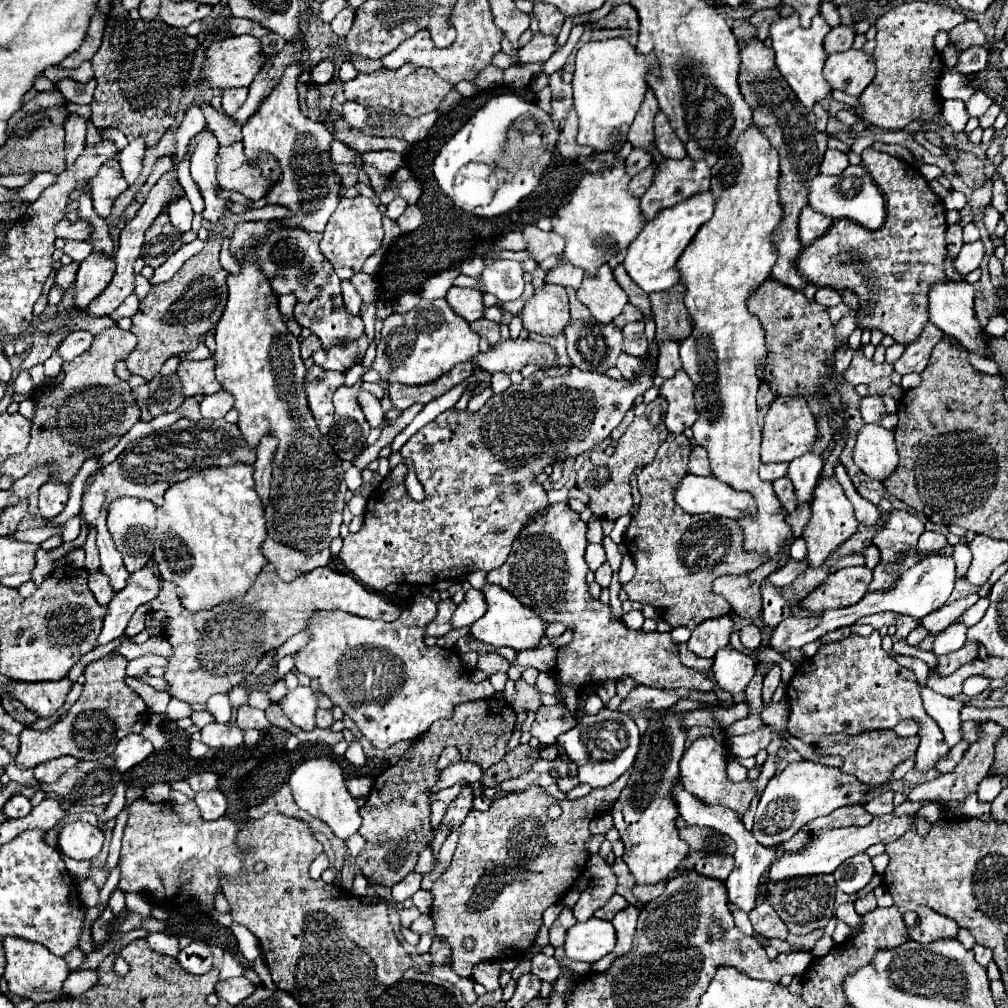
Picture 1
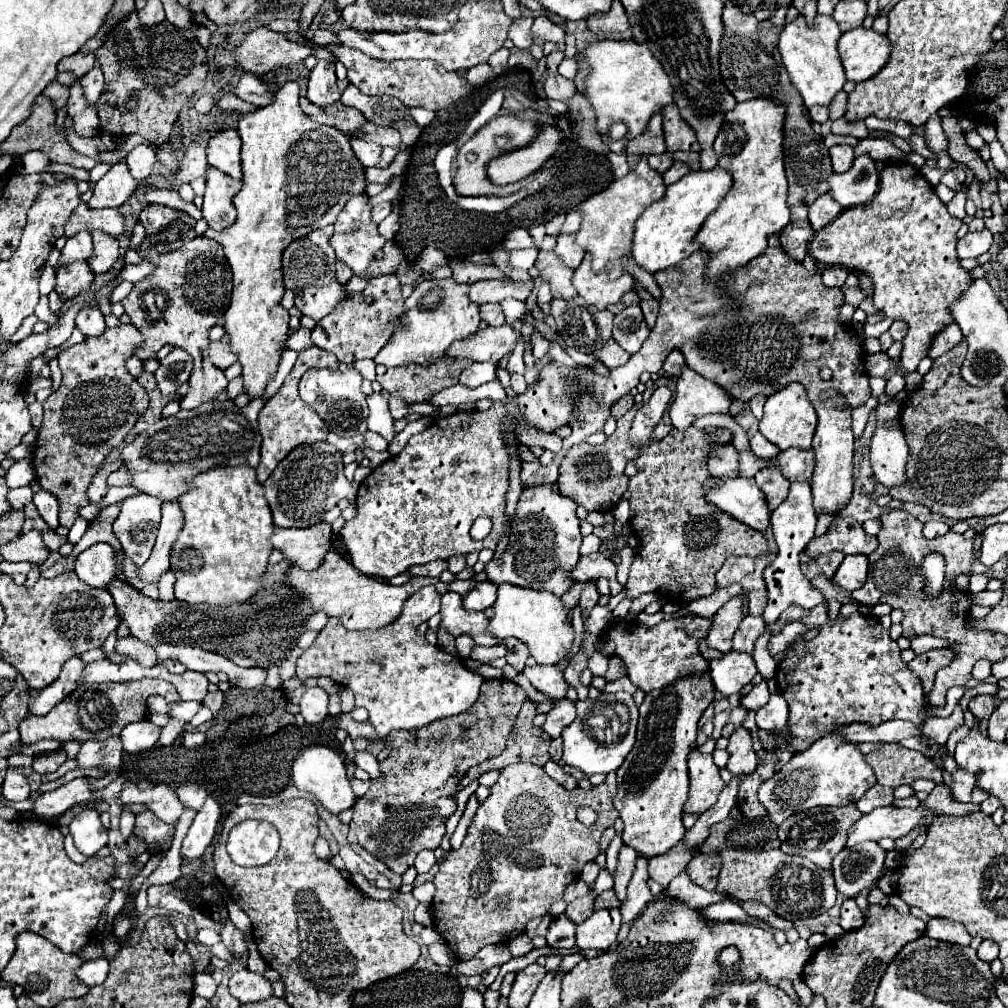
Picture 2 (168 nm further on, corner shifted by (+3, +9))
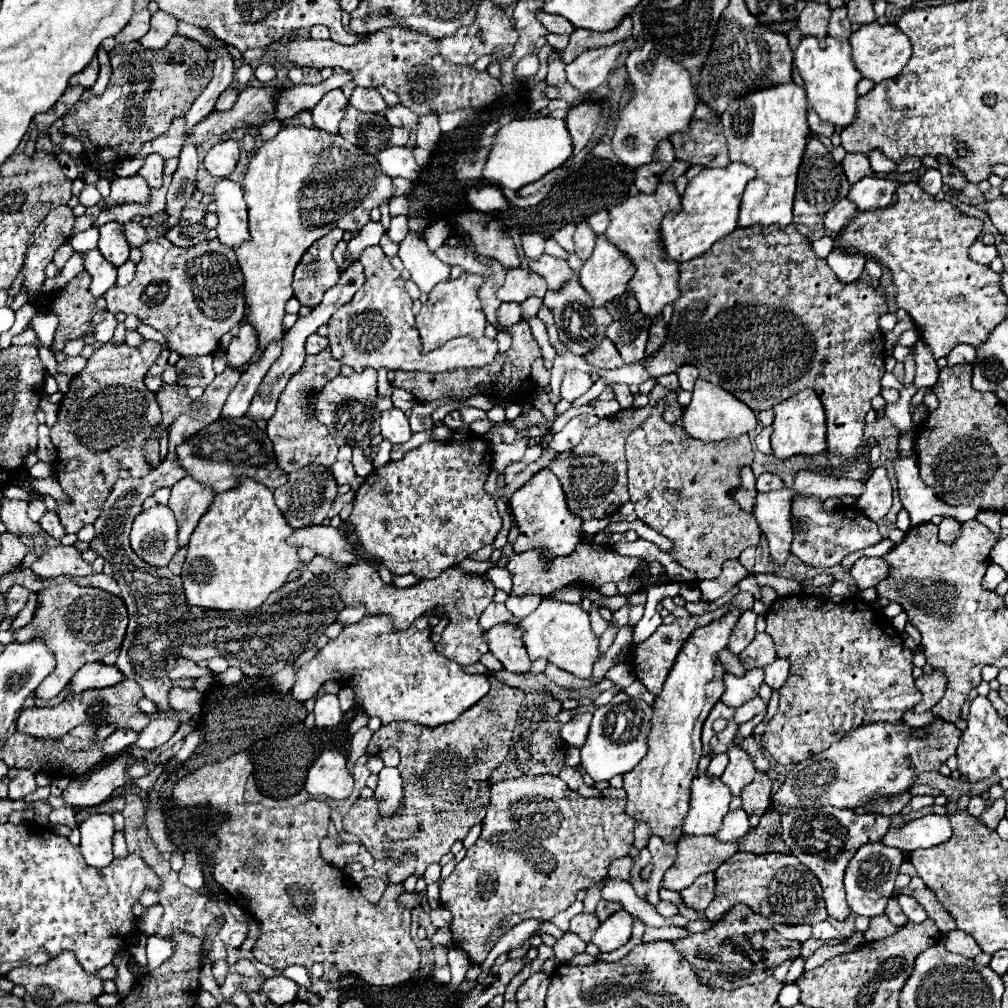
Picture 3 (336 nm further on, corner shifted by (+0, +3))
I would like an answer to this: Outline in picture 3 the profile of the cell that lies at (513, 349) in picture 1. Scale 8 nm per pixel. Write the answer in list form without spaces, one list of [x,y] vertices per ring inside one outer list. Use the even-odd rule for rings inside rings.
[[[370,247],[360,257],[364,271],[366,271],[366,283],[356,291],[352,301],[344,307],[340,307],[330,323],[328,323],[328,339],[332,355],[342,363],[352,367],[354,371],[364,371],[368,367],[372,369],[392,369],[392,371],[428,371],[428,373],[444,373],[454,371],[460,367],[482,367],[488,365],[496,353],[496,341],[488,337],[460,337],[452,339],[440,349],[424,353],[420,345],[420,335],[414,325],[412,315],[412,299],[406,293],[404,281],[400,279],[400,273],[392,267],[390,257],[384,255],[382,247]]]

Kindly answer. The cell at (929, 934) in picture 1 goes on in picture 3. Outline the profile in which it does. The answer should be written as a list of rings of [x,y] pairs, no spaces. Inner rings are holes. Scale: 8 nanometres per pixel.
[[[956,929],[956,931],[950,931],[948,937],[944,939],[944,945],[948,951],[952,953],[958,953],[958,955],[964,955],[968,959],[974,959],[978,953],[982,953],[980,945],[976,943],[974,937],[970,937],[968,933]]]

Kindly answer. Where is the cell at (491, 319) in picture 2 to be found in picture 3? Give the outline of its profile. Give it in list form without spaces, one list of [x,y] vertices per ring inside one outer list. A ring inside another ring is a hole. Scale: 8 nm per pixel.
[[[502,303],[500,309],[498,309],[498,321],[500,325],[504,327],[510,327],[510,325],[516,325],[518,321],[522,319],[522,309],[518,303]]]

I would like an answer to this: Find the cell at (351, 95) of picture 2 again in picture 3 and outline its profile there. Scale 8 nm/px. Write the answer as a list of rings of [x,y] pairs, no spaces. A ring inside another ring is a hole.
[[[356,87],[350,103],[358,109],[358,111],[366,111],[366,113],[386,113],[386,101],[382,99],[382,95],[378,93],[378,89],[368,89],[368,87]]]

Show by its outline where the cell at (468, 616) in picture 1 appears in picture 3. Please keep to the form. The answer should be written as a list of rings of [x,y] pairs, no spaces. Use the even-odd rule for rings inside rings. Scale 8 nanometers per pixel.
[[[492,601],[492,603],[484,609],[484,613],[482,613],[482,617],[480,617],[480,627],[482,627],[482,629],[490,629],[492,625],[504,625],[504,623],[508,623],[510,619],[512,619],[512,613],[510,613],[510,611],[506,613],[506,605]]]

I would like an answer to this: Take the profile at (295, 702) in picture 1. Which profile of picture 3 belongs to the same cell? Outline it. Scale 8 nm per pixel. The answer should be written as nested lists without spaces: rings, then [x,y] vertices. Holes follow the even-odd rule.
[[[320,695],[314,705],[318,727],[336,727],[342,721],[342,709],[336,695]]]

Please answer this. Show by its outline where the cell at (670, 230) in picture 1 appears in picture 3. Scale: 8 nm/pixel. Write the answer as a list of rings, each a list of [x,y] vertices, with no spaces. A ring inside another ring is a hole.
[[[730,163],[722,169],[702,169],[682,195],[682,211],[670,213],[662,221],[662,243],[670,259],[684,263],[706,253],[718,239],[730,235],[738,227],[742,193],[748,181],[756,179],[756,169],[744,163]]]

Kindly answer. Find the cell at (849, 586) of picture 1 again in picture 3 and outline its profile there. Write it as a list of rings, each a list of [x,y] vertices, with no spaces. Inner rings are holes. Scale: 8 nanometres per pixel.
[[[860,557],[852,565],[852,577],[860,591],[876,587],[884,577],[888,577],[888,573],[890,573],[888,563],[882,557]]]

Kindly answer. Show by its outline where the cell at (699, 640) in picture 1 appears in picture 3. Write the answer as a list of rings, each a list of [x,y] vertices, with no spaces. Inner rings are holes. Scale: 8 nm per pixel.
[[[744,611],[730,635],[730,643],[728,649],[738,655],[740,651],[744,651],[744,647],[752,641],[752,637],[756,635],[756,613],[754,611]]]

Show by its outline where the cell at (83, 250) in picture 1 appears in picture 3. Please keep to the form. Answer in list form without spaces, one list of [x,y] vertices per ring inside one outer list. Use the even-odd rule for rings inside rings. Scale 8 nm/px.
[[[98,249],[84,253],[86,261],[86,271],[92,275],[90,283],[90,293],[94,297],[102,297],[112,285],[116,285],[116,267],[108,263]]]

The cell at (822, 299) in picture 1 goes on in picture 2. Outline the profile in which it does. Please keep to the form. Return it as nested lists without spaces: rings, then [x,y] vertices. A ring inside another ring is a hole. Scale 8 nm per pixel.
[[[827,267],[821,273],[821,279],[823,279],[825,287],[843,287],[847,275],[849,275],[849,271],[843,267]]]

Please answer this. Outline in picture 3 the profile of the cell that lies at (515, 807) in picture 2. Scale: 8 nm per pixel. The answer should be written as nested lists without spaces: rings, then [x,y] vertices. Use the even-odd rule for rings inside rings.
[[[538,775],[538,777],[518,777],[518,779],[506,779],[506,781],[500,781],[496,785],[492,785],[492,799],[490,799],[490,807],[488,807],[488,813],[482,821],[482,833],[478,837],[478,841],[466,851],[466,857],[456,863],[452,875],[448,879],[444,879],[440,883],[440,905],[450,909],[452,911],[452,937],[454,937],[454,945],[464,949],[470,957],[470,961],[474,965],[480,965],[486,955],[490,953],[490,949],[494,947],[494,943],[498,941],[500,937],[500,931],[496,929],[504,919],[506,919],[506,929],[508,925],[518,925],[522,923],[524,919],[542,919],[542,921],[548,921],[552,919],[556,913],[568,909],[574,901],[576,901],[576,893],[580,889],[588,889],[590,885],[602,881],[608,877],[608,867],[614,859],[620,859],[620,857],[626,857],[630,853],[630,847],[634,845],[634,823],[632,817],[626,815],[624,811],[624,805],[626,801],[624,799],[608,799],[608,797],[580,797],[580,793],[568,789],[568,785],[560,779],[560,777],[554,777],[554,775]]]

